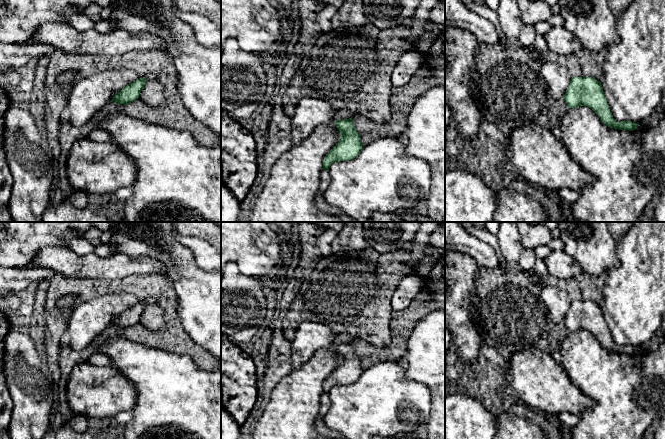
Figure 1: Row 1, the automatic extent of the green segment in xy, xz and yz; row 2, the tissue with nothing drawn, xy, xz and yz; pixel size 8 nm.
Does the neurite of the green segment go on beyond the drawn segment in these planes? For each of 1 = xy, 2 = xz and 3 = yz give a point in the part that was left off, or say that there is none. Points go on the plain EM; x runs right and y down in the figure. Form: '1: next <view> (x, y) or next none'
1: next none
2: next none
3: next none

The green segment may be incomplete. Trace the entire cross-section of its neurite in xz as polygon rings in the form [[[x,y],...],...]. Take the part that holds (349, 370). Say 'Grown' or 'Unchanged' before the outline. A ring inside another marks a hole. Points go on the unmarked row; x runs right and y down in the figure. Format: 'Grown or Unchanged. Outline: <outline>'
Unchanged. Outline: [[[352,342],[337,344],[334,347],[341,358],[341,362],[325,380],[323,384],[324,394],[329,394],[334,386],[354,383],[364,371],[360,359],[352,346]]]

